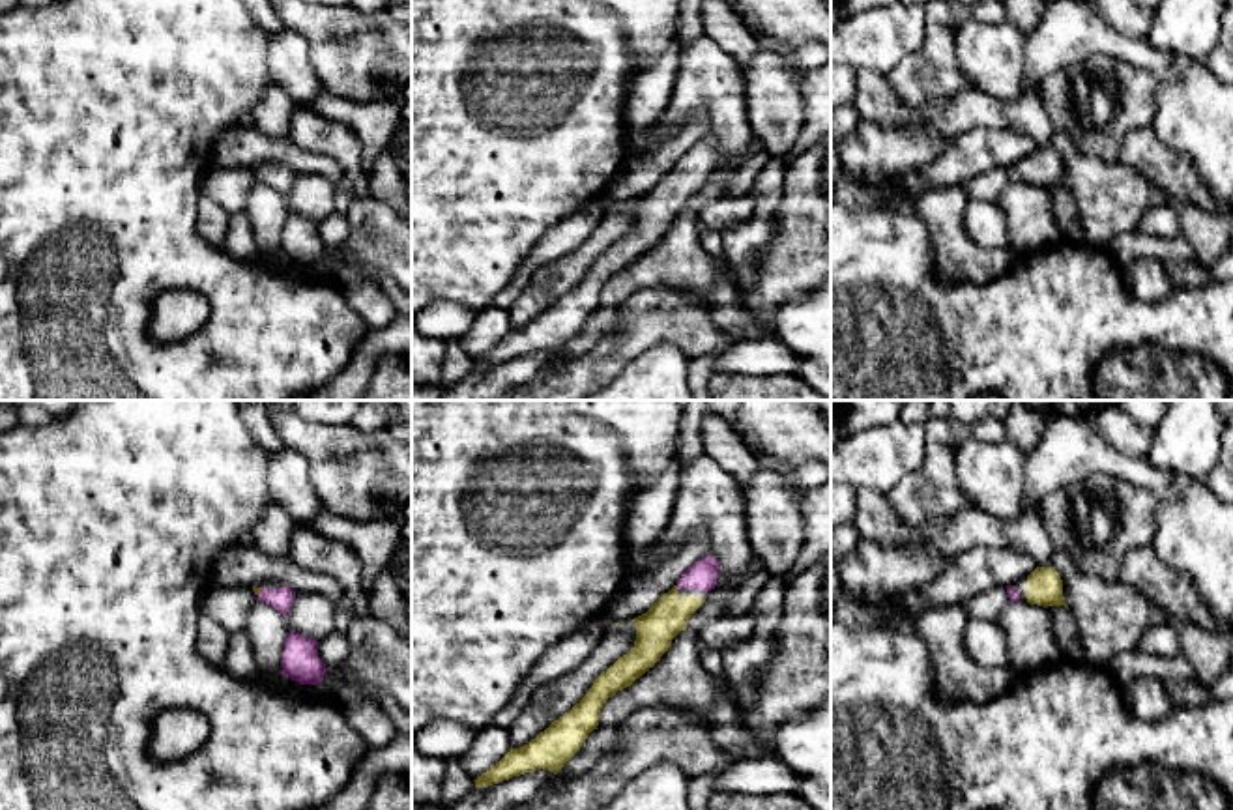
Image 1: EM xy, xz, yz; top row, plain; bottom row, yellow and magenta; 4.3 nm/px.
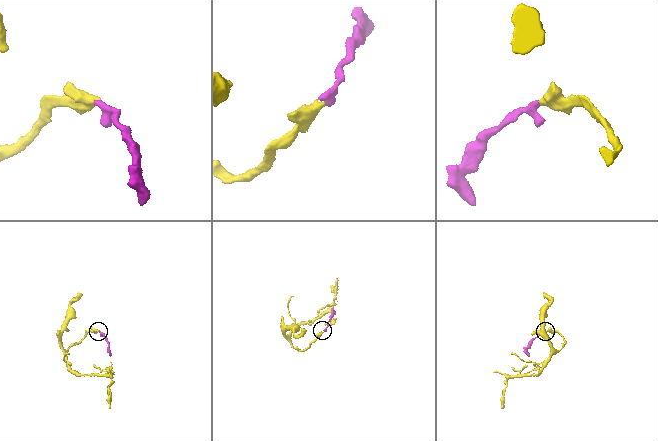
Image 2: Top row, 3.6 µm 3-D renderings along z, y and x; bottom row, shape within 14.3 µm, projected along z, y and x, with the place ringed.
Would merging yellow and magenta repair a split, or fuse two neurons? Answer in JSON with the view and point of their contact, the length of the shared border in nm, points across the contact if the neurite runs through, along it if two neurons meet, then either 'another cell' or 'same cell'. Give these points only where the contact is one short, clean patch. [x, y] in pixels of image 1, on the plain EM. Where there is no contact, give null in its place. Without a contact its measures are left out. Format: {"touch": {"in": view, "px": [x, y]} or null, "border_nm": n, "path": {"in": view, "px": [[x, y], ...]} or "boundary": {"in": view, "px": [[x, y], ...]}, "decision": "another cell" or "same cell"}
{"touch": {"in": "xy", "px": [259, 173]}, "border_nm": 40, "path": {"in": "xy", "px": [[257, 171], [259, 173], [281, 180]]}, "decision": "same cell"}

